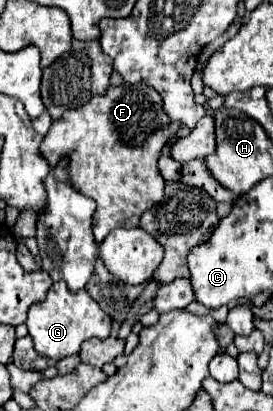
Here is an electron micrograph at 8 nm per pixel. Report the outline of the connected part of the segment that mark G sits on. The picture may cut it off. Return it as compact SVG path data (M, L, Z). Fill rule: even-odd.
M63 281L53 283L45 301L31 305L25 323L35 343L35 351L53 361L61 361L69 355L77 355L83 341L91 337L107 339L111 331L111 321L107 319L103 309L89 297L89 293L83 289L79 291L79 295L71 295L71 291L67 291L67 285Z

